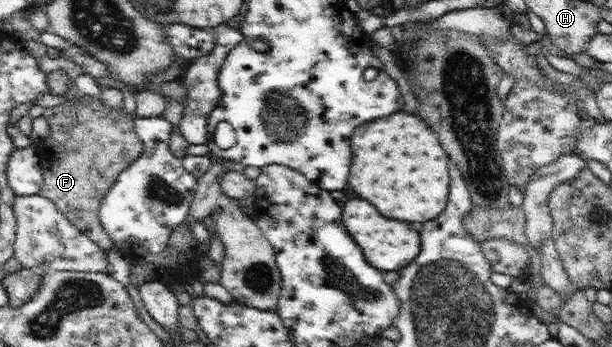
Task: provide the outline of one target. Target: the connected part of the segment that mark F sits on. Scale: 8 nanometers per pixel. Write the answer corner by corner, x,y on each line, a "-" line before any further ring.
80,96
74,103
48,107
42,116
48,121
50,133
38,141
37,148
43,167
40,195
47,197
82,233
93,239
104,251
112,250
113,241
102,227
99,211
105,195
122,173
144,151
142,140
135,132
135,118
121,109
112,109
92,96

